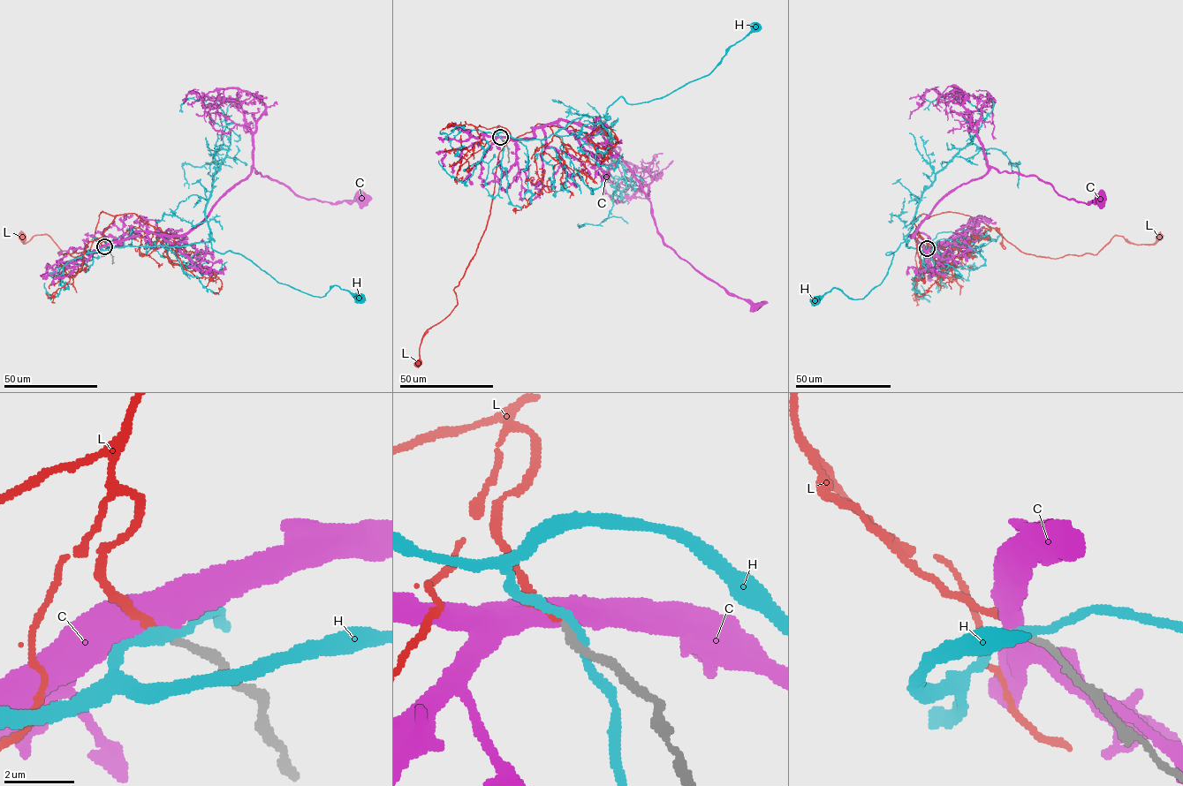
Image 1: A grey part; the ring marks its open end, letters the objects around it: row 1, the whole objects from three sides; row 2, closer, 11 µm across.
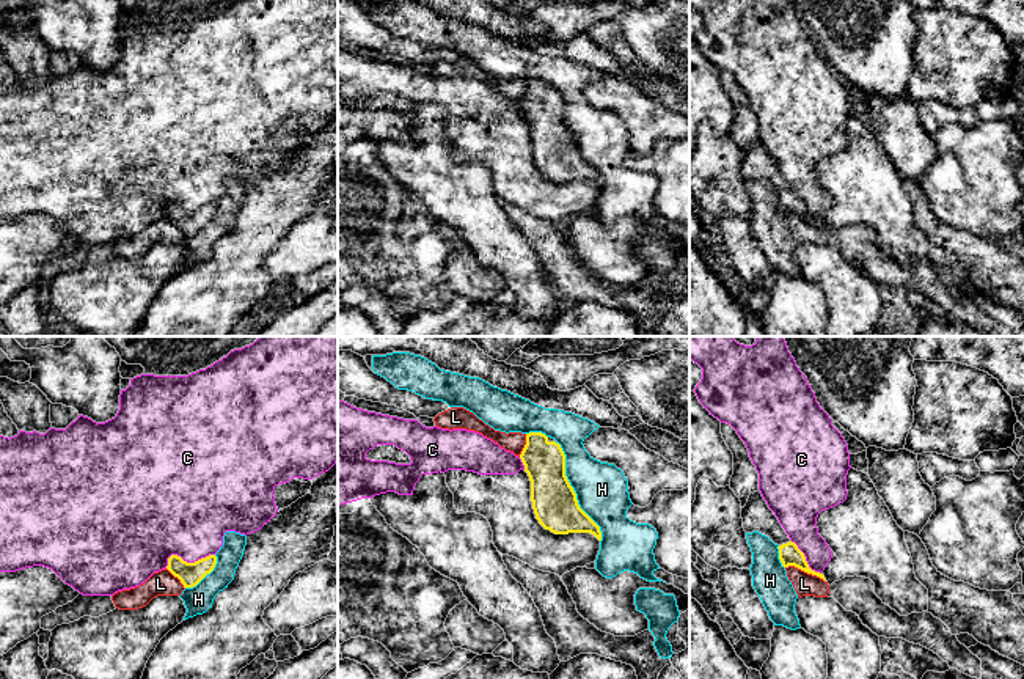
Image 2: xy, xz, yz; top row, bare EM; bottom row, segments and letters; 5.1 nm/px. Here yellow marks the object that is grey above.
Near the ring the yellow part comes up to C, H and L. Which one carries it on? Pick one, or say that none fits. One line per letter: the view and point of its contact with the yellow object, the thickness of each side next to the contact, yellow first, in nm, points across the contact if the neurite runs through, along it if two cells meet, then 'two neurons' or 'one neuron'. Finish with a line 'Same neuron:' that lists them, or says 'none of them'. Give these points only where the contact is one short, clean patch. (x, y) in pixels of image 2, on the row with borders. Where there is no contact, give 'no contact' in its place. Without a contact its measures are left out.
C: meets yellow in xy at (186, 561); 120 nm thick on the yellow side, 440 nm on the other; border along xy (214, 554), (193, 561), (184, 561), (171, 555), (165, 568); two neurons
H: meets yellow in xz at (574, 491); 220 nm thick on the yellow side, 280 nm on the other; two neurons
L: meets yellow in yz at (806, 571); 110 nm thick on the yellow side, 120 nm on the other; border along yz (786, 566), (795, 566), (815, 574), (825, 582); two neurons
Same neuron: none of them

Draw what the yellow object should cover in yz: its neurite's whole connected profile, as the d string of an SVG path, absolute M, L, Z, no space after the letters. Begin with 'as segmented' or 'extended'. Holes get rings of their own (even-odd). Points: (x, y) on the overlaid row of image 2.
extended; M760 490L749 495L746 506L741 508L741 519L746 533L759 531L779 545L779 560L784 567L795 566L826 582L823 574L809 567L804 553L790 541L777 517L763 500Z

